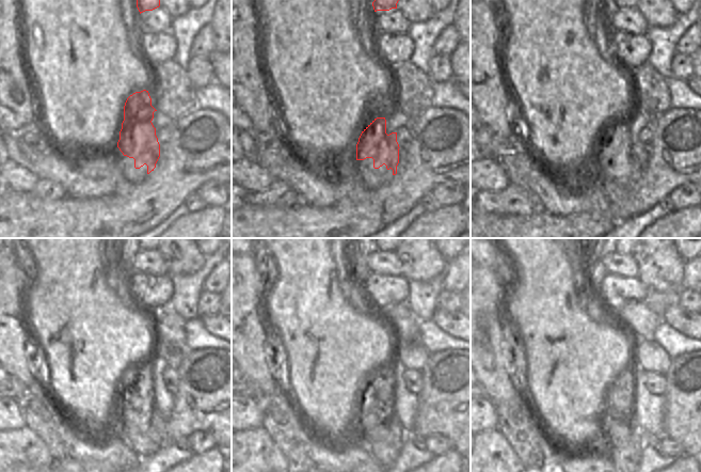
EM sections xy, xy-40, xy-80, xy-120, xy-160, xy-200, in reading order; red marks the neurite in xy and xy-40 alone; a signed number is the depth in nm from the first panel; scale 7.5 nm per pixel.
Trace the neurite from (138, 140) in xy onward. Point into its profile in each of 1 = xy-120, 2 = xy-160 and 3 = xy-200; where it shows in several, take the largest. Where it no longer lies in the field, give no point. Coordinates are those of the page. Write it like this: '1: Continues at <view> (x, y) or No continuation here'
1: Continues at xy-120 (146, 435)
2: Continues at xy-160 (384, 436)
3: Continues at xy-200 (624, 440).

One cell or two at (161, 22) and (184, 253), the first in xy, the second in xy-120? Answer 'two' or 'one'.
two

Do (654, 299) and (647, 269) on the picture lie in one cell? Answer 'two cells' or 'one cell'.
two cells

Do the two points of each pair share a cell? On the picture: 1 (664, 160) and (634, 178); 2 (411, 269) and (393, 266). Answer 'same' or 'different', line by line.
1: different
2: different

